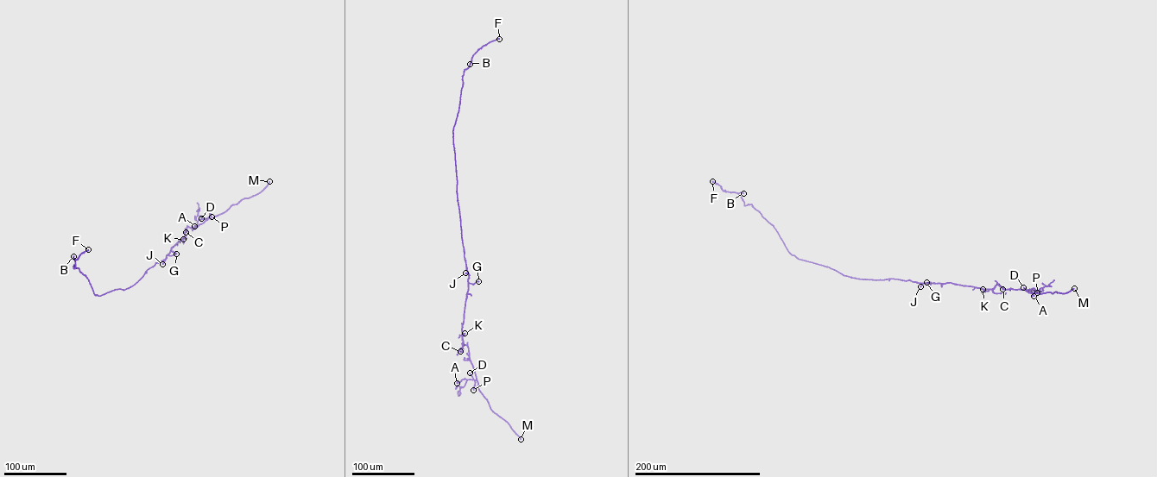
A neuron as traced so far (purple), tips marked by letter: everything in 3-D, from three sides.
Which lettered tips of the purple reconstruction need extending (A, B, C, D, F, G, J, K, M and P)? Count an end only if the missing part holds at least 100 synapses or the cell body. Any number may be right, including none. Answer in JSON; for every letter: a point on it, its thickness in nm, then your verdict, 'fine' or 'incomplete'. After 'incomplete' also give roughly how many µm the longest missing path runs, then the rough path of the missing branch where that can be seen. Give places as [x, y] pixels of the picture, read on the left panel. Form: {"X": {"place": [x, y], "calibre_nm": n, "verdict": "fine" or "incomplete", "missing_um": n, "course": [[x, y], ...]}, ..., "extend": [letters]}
{"A": {"place": [194, 226], "calibre_nm": 360, "verdict": "fine"}, "B": {"place": [73, 256], "calibre_nm": 600, "verdict": "fine"}, "C": {"place": [186, 232], "calibre_nm": 500, "verdict": "fine"}, "D": {"place": [201, 218], "calibre_nm": 240, "verdict": "fine"}, "F": {"place": [88, 249], "calibre_nm": 500, "verdict": "fine"}, "G": {"place": [176, 254], "calibre_nm": 460, "verdict": "fine"}, "J": {"place": [162, 264], "calibre_nm": 550, "verdict": "fine"}, "K": {"place": [183, 239], "calibre_nm": 180, "verdict": "fine"}, "M": {"place": [269, 181], "calibre_nm": 360, "verdict": "fine"}, "P": {"place": [211, 216], "calibre_nm": 400, "verdict": "fine"}, "extend": []}

